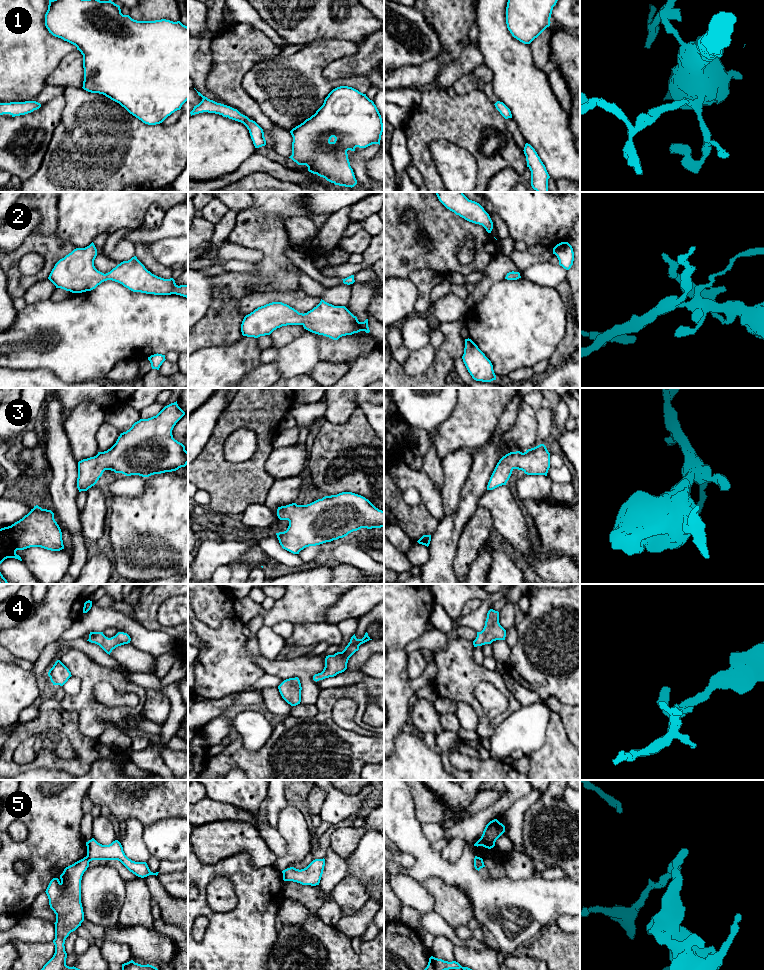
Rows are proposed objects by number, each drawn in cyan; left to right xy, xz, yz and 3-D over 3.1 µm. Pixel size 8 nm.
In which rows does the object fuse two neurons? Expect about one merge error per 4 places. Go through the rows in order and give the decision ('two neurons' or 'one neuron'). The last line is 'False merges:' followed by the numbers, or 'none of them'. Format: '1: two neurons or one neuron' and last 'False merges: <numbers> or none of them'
1: one neuron
2: one neuron
3: one neuron
4: one neuron
5: two neurons
False merges: 5

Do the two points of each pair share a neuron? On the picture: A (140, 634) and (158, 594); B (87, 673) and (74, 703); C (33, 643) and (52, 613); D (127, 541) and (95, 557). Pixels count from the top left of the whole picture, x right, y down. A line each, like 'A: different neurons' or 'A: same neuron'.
A: different neurons
B: same neuron
C: same neuron
D: different neurons

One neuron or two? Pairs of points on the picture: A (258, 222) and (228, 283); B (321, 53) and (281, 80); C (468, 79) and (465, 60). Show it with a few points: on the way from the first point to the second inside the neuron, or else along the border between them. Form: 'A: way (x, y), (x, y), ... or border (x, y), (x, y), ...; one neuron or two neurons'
A: way (273, 250), (281, 281), (275, 286), (256, 283); one neuron
B: way (311, 60), (291, 80); one neuron
C: border (472, 72), (463, 74), (452, 86); two neurons

